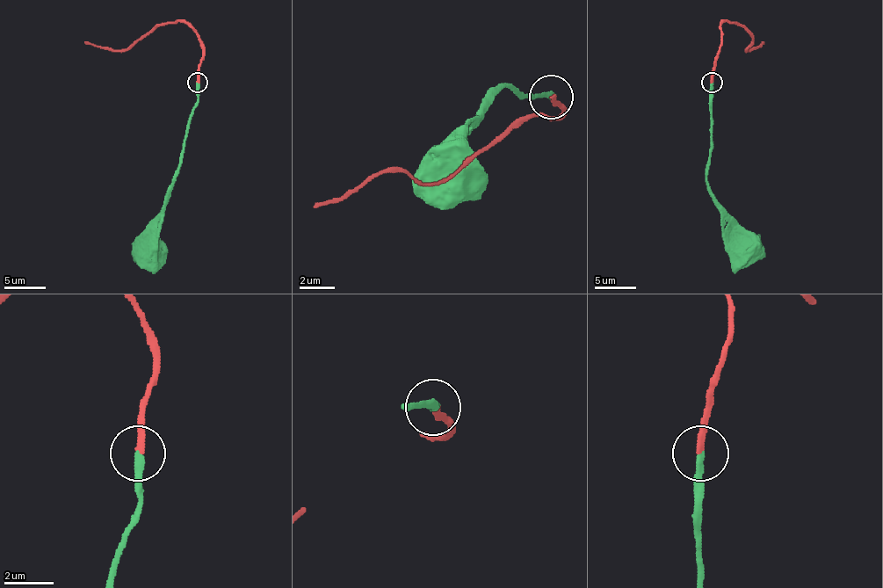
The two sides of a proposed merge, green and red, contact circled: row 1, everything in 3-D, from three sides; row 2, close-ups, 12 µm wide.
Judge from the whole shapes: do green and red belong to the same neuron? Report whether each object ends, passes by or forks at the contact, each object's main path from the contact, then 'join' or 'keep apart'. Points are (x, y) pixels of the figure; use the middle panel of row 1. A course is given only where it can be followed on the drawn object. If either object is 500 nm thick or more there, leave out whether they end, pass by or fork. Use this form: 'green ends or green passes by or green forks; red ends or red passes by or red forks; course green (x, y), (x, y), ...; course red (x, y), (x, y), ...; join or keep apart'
green ends; red ends; course green (550, 96), (502, 87), (458, 135), (453, 170); course red (550, 96), (563, 113), (510, 122), (488, 144), (435, 184), (391, 170), (312, 206); join

